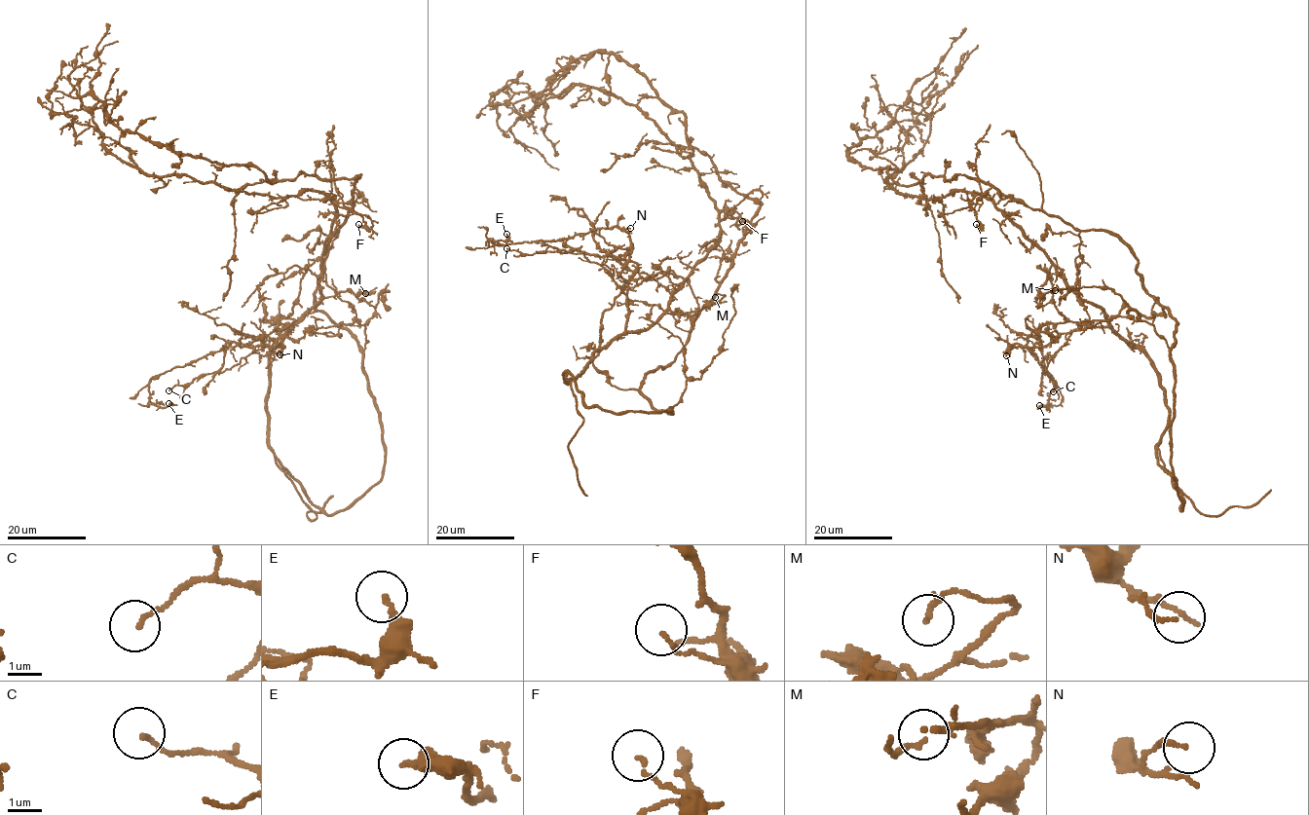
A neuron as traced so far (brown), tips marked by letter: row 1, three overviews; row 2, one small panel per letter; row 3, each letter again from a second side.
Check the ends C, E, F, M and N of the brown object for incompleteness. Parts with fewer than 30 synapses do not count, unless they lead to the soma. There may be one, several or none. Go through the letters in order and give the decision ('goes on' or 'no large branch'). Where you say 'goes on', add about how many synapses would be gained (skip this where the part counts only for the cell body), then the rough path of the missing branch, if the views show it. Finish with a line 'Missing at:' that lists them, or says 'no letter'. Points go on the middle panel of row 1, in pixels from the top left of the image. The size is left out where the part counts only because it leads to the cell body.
C: no large branch
E: no large branch
F: no large branch
M: no large branch
N: no large branch
Missing at: no letter

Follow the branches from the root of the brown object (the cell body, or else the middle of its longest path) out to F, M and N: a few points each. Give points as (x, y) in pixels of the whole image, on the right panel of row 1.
F: (1000, 211), (991, 201), (978, 194), (967, 206), (974, 210), (980, 227), (976, 224)
M: (1000, 211), (1044, 252), (1063, 280), (1078, 295), (1080, 293), (1073, 289), (1055, 290)
N: (1000, 211), (1044, 252), (1070, 288), (1103, 311), (1107, 324), (1059, 333), (1039, 347), (1013, 343), (1006, 355)

